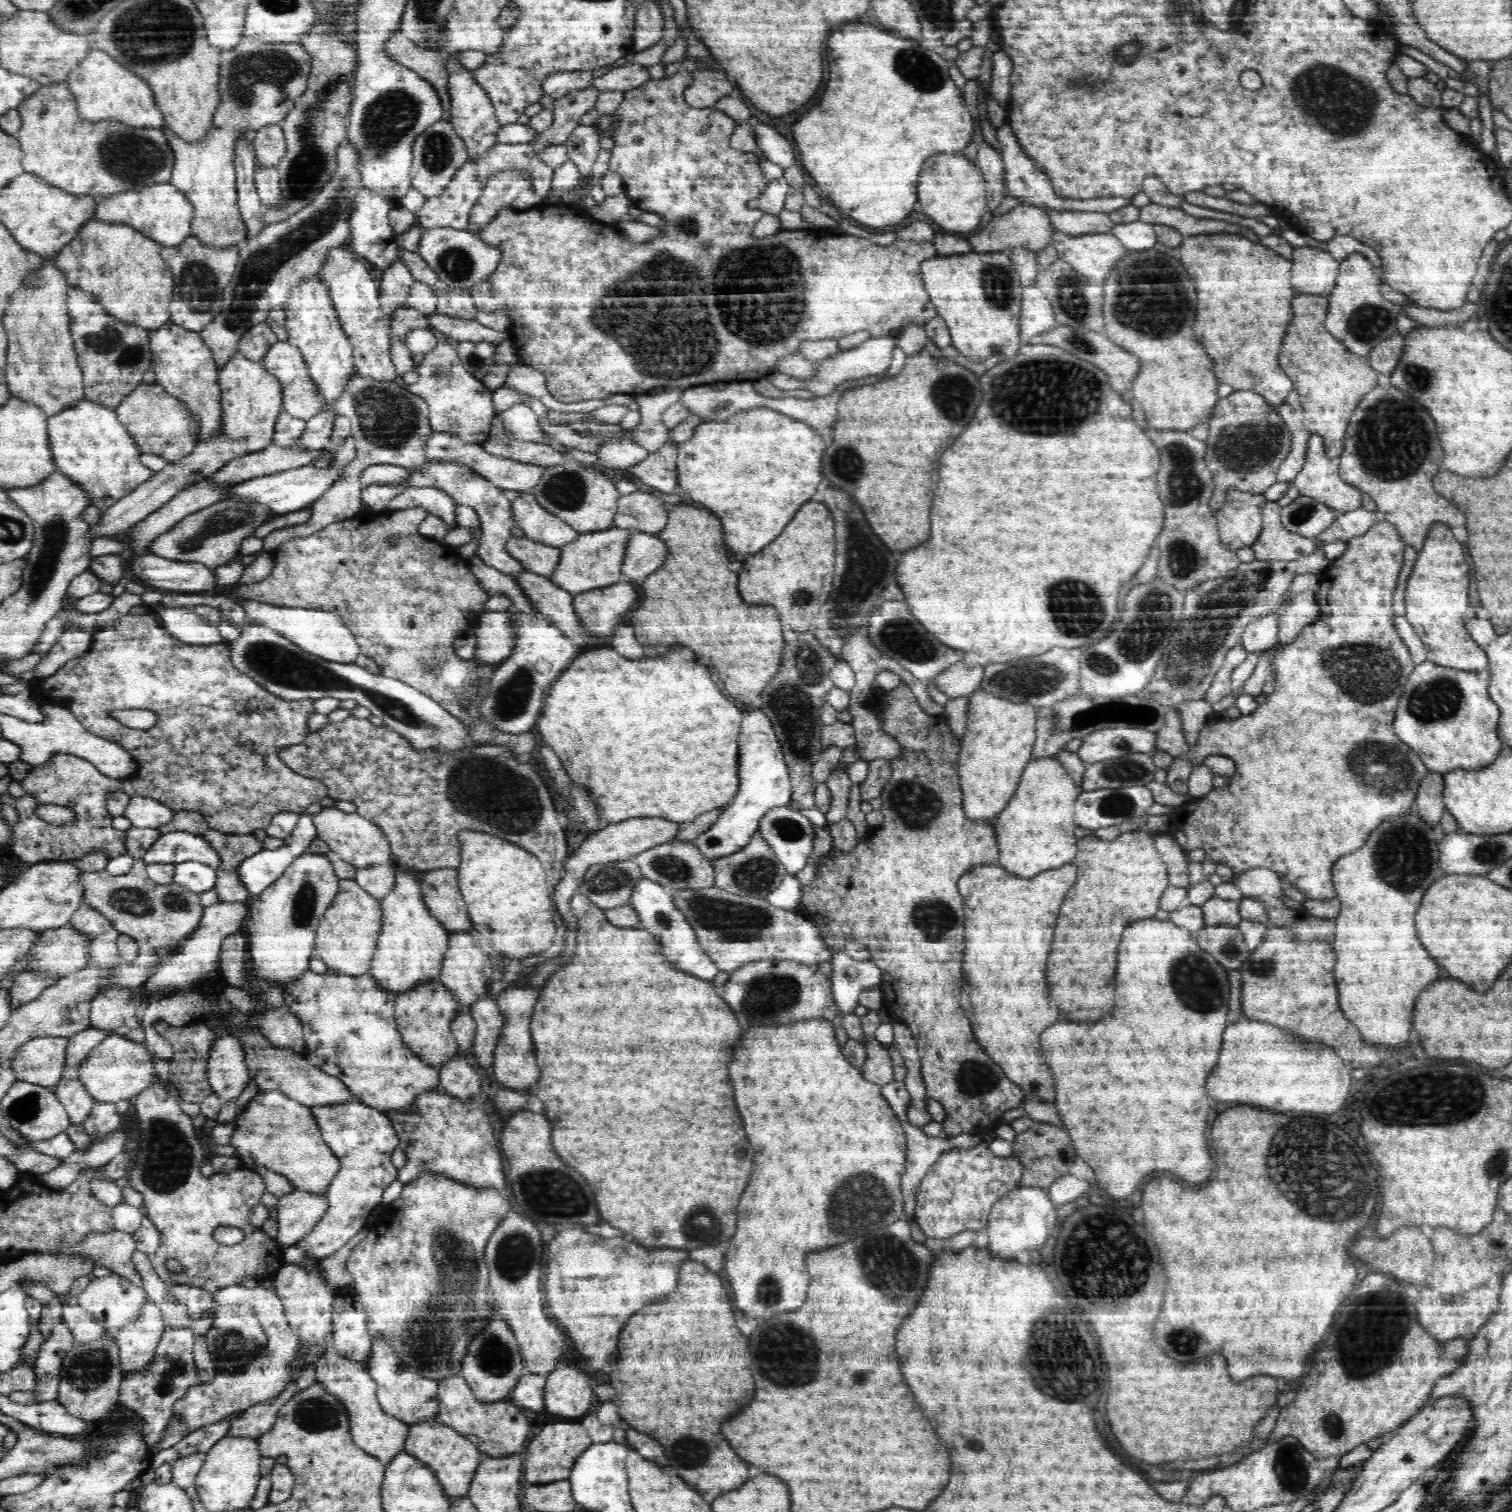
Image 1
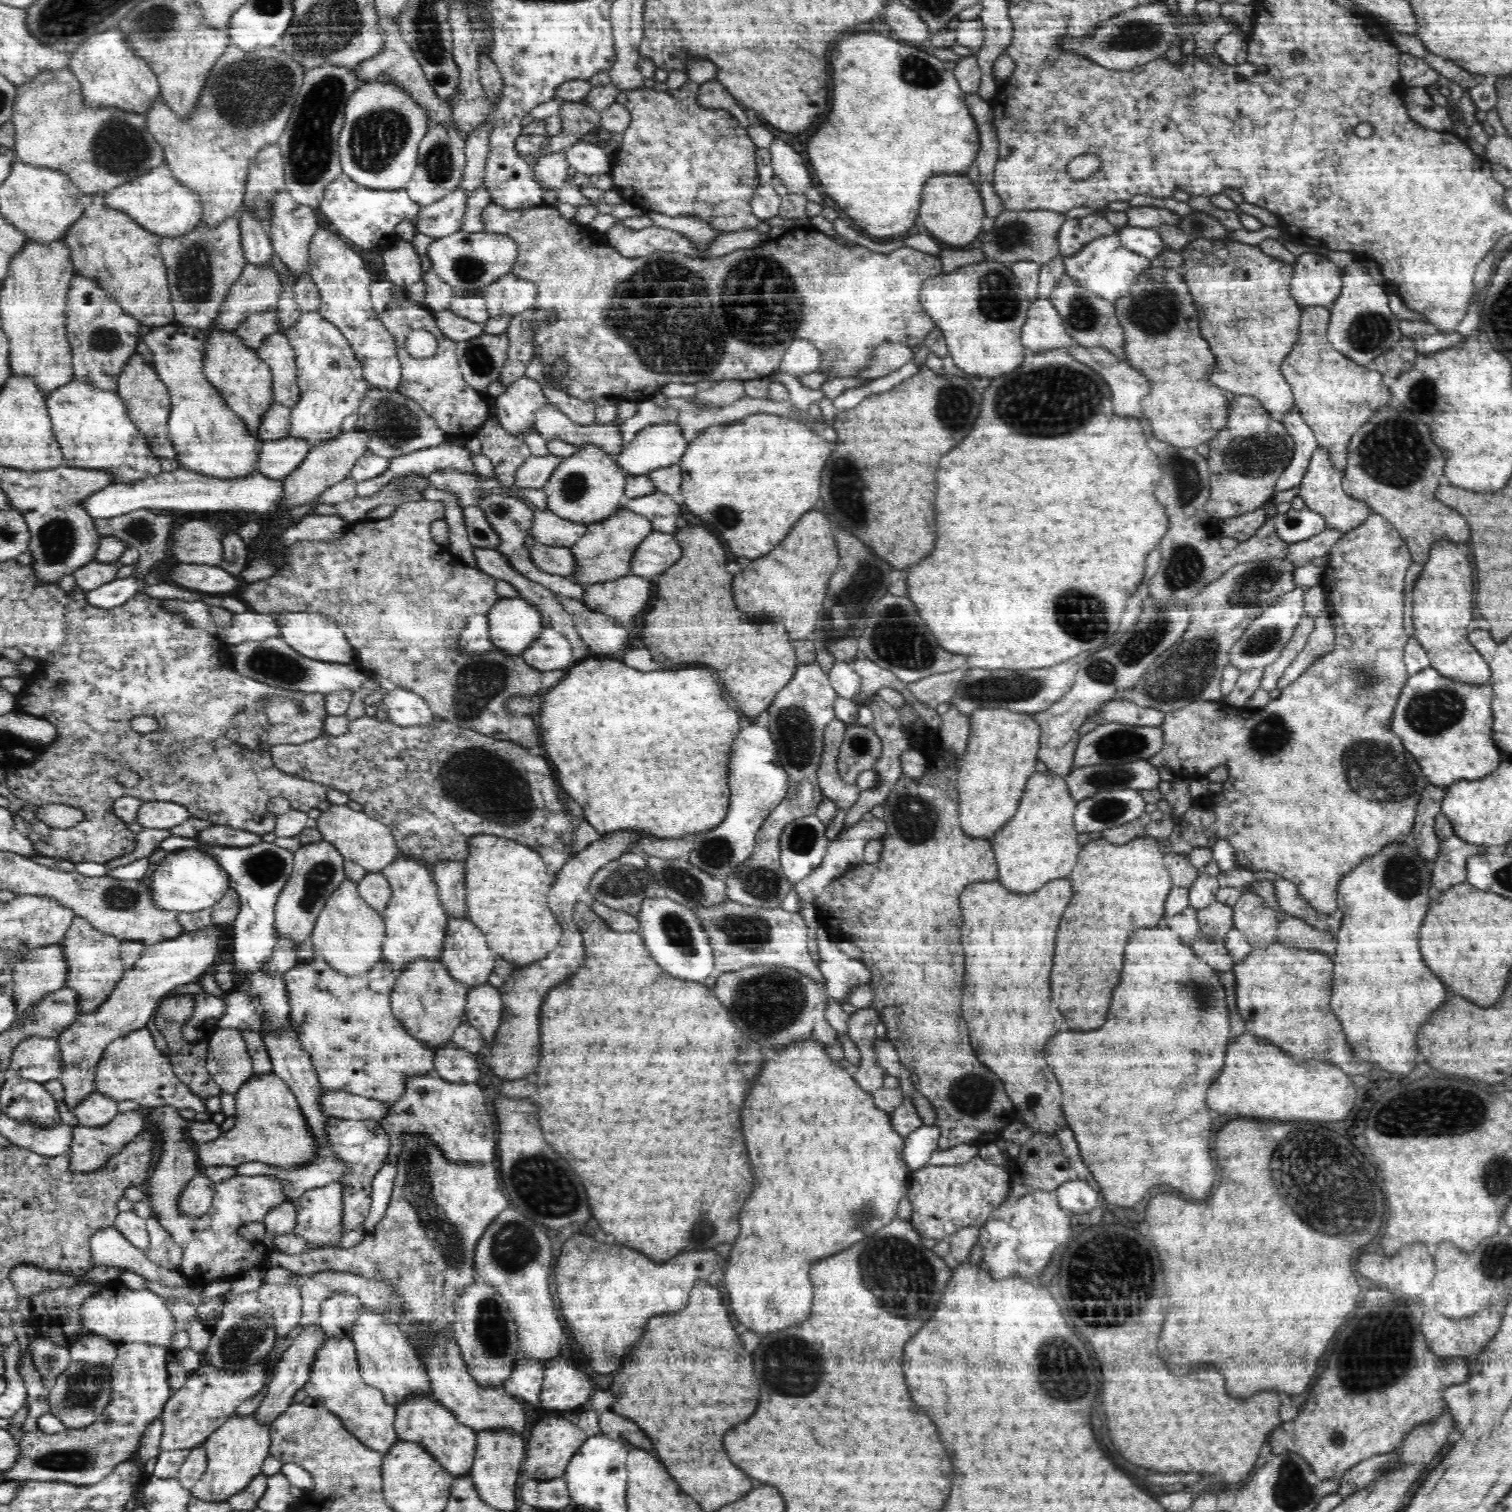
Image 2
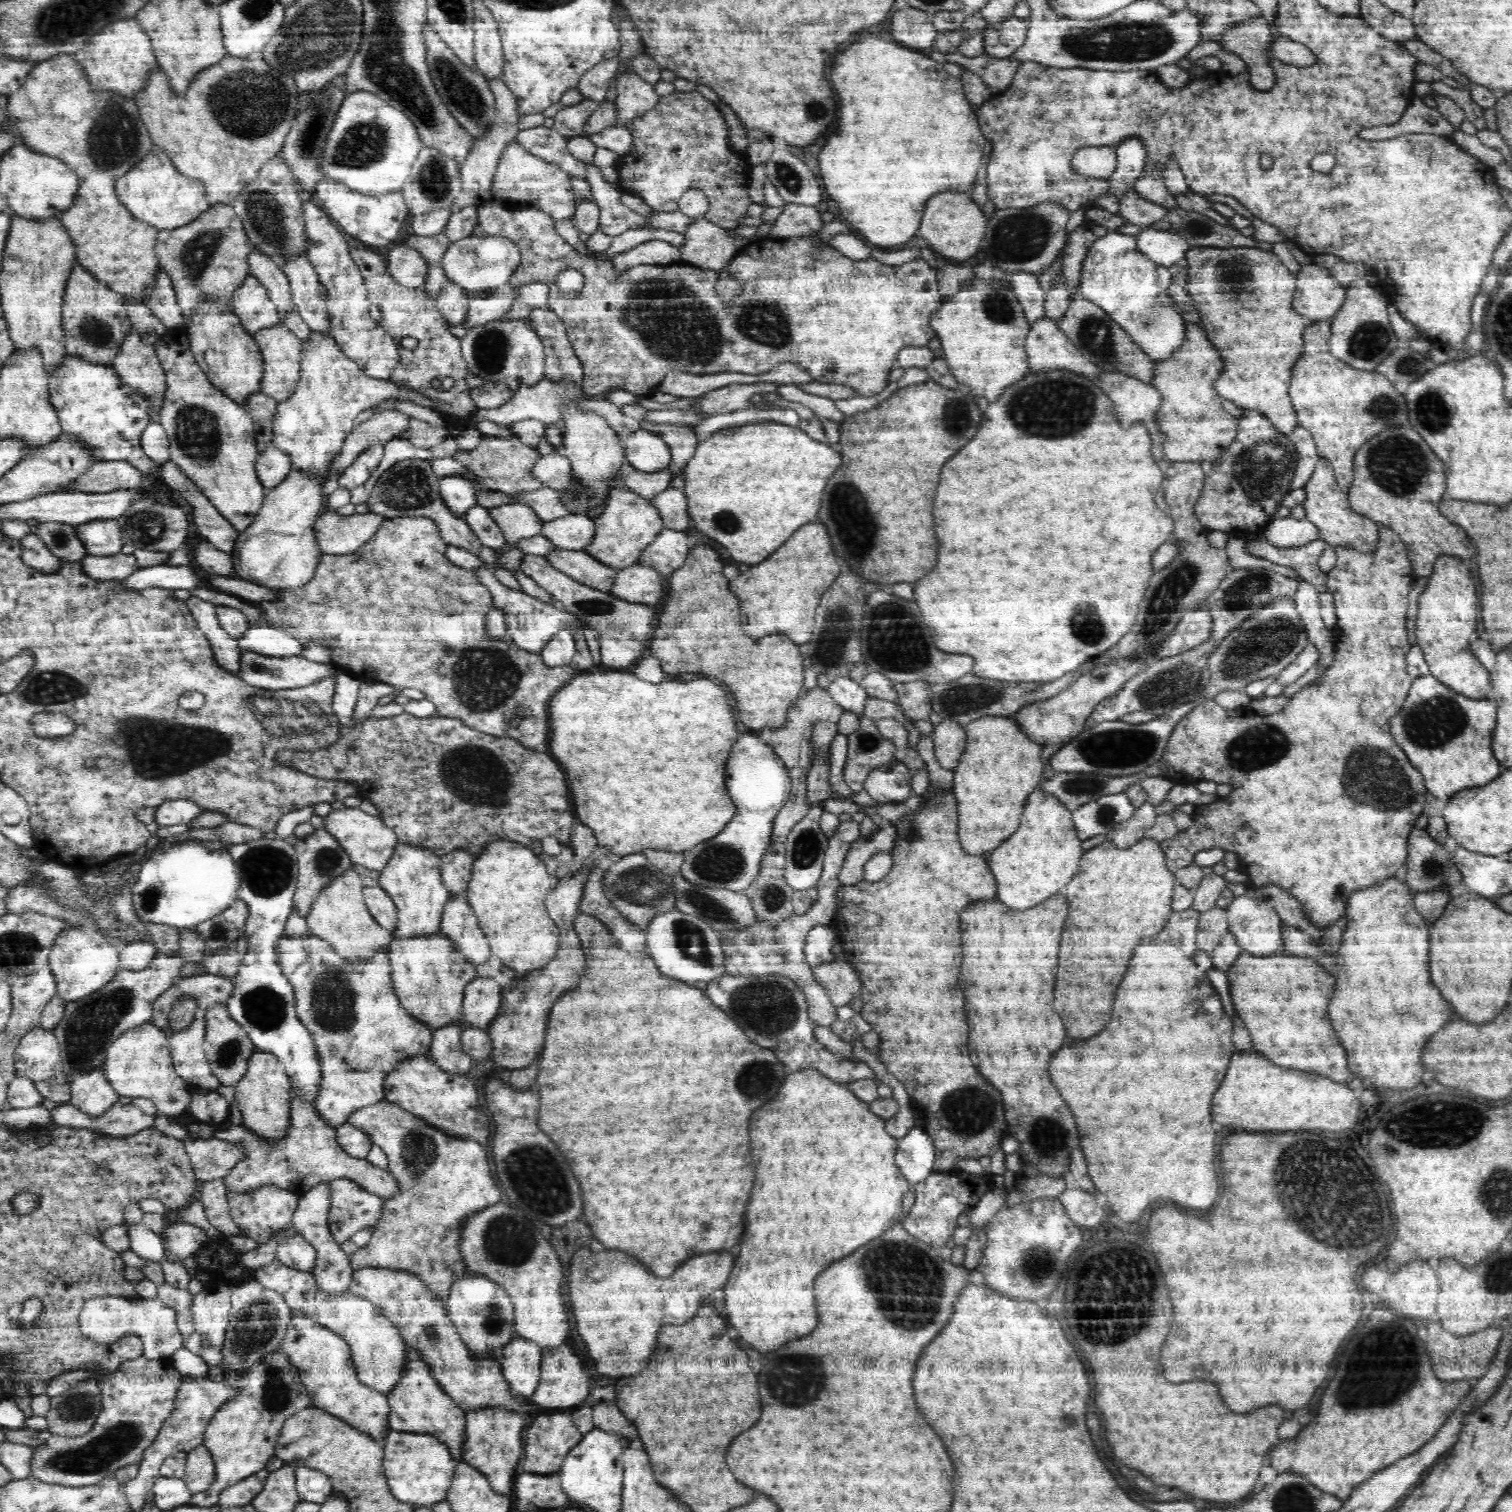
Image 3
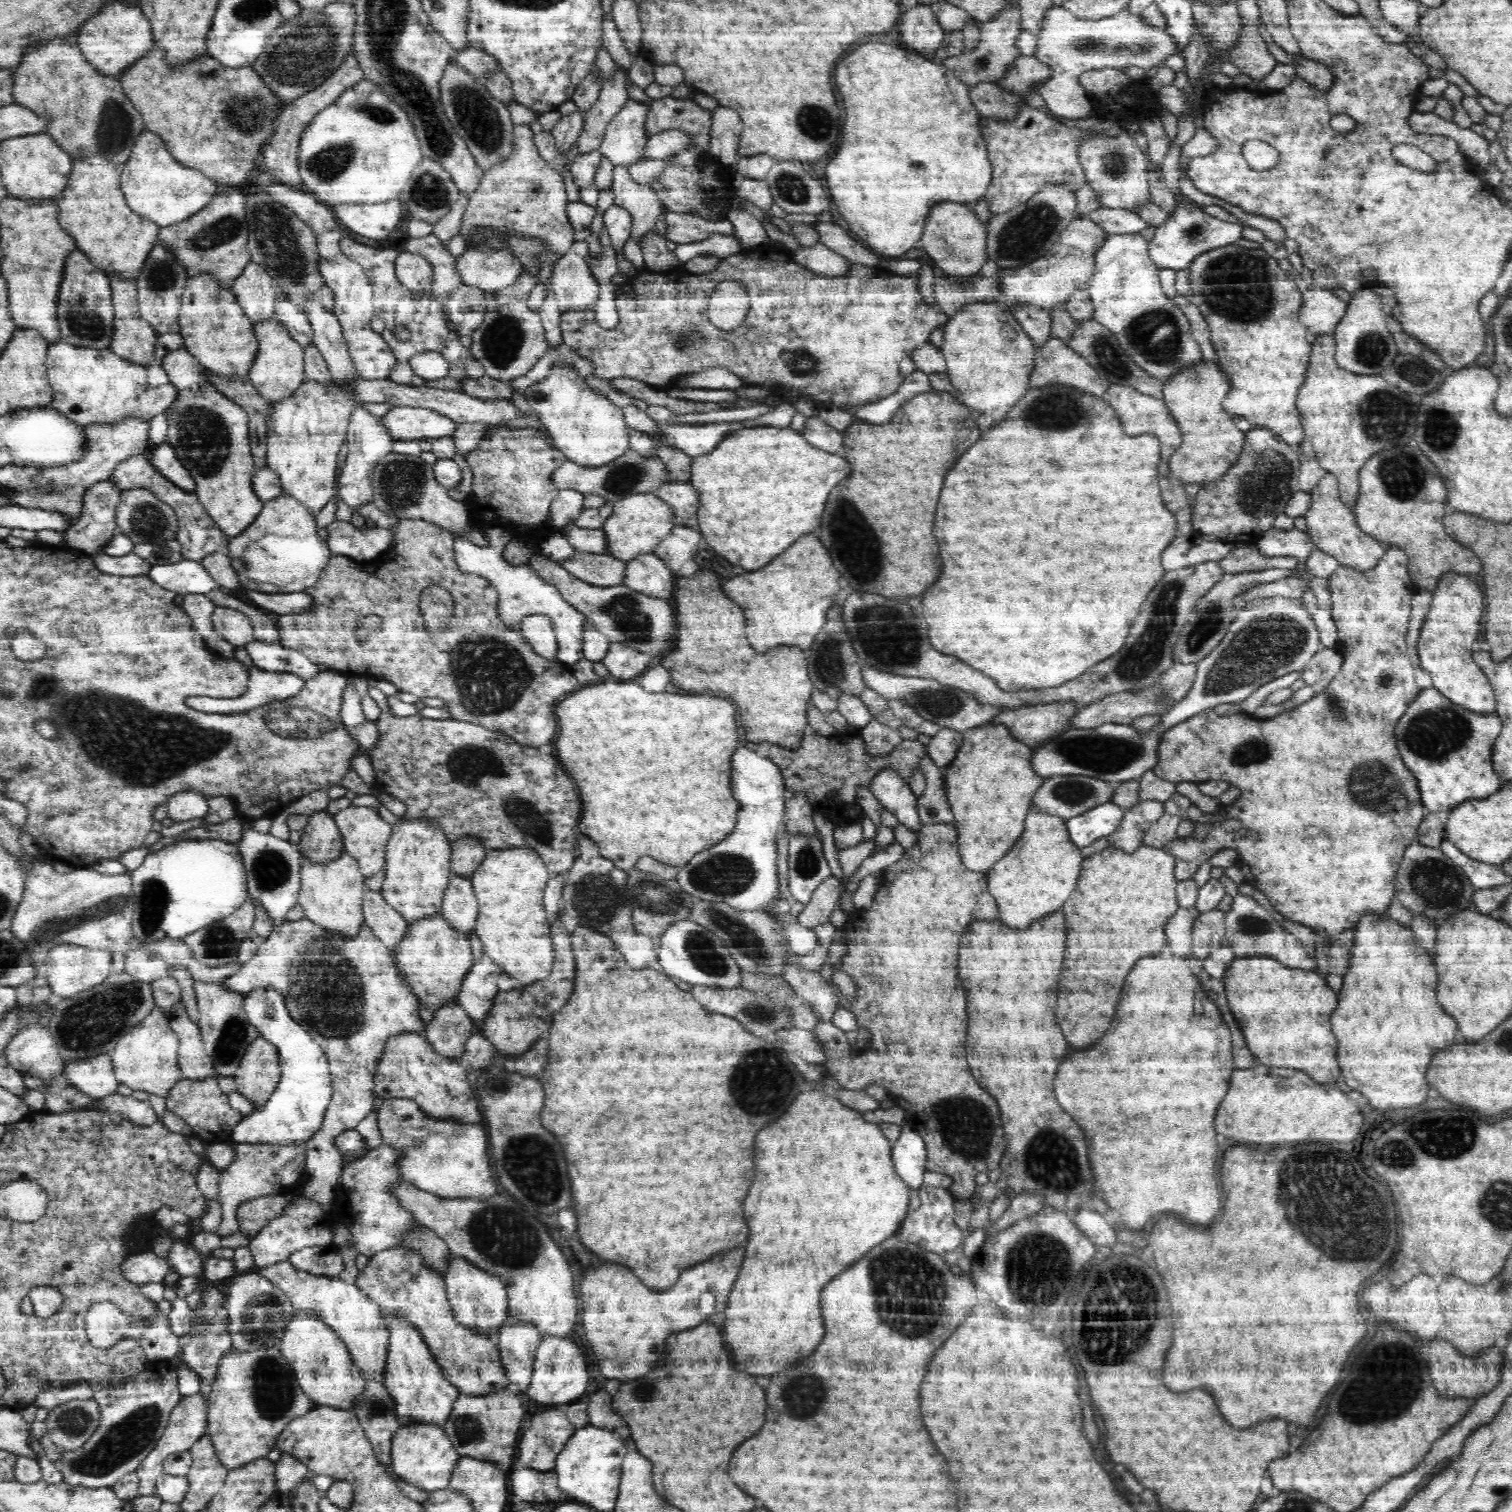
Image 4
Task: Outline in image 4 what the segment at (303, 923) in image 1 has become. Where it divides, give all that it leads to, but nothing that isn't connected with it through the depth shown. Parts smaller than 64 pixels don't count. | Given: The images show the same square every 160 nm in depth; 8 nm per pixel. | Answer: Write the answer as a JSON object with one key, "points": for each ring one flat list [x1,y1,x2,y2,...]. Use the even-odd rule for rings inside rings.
{"points":[[326,809,313,812,302,830,298,850,307,862,328,864,345,853,342,835,334,816]]}

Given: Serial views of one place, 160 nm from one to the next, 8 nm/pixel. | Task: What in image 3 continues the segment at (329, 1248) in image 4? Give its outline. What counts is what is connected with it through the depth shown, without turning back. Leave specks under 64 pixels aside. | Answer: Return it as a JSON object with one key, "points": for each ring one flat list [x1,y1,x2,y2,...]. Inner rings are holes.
{"points":[[300,1234,282,1240,275,1249,276,1258,302,1272,312,1272,316,1264,316,1249]]}

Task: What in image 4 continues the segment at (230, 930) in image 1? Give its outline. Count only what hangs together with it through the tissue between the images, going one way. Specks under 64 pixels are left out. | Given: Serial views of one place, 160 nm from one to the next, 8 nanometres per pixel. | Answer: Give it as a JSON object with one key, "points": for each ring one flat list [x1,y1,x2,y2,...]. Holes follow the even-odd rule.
{"points":[[112,972,102,984,53,1006,53,1018,47,1027,65,1062,74,1058,95,1059,97,1055,110,1054,117,1040,138,1026,156,1005,150,982,133,982,124,972]]}

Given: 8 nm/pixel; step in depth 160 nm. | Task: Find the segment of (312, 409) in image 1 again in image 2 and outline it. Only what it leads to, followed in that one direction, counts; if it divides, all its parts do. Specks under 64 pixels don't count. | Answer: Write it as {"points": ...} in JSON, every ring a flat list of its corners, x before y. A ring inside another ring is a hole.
{"points":[[286,333,270,335,256,351,272,371,273,400,289,409,296,407,300,402,301,389,296,382,296,355]]}

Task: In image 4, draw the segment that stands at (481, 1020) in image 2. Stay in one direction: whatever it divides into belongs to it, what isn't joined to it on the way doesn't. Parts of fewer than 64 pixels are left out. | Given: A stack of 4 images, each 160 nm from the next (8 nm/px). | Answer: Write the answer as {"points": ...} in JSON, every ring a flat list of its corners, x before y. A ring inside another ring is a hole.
{"points":[[484,954,476,959,472,970,466,974,456,1002,472,1020,484,1019,488,1015,499,993,496,982,502,973,502,967]]}

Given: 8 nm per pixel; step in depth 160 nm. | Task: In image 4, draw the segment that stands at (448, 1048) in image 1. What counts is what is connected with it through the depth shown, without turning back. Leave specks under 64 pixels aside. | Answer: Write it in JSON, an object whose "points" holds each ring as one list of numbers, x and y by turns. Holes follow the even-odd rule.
{"points":[[438,913,432,918,422,919,409,924,406,934,394,950,396,966,405,975,403,986,409,988,411,994,418,998,419,1004,437,1012,454,1004,457,992,476,959,472,957,467,935,459,934]]}

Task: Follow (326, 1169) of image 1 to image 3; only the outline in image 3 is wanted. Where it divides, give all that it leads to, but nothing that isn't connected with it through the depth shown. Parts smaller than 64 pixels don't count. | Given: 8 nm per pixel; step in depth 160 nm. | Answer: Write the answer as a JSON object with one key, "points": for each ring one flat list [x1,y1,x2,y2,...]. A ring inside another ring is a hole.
{"points":[[256,1049,250,1059,246,1075,235,1086,235,1100,238,1102,239,1112,242,1114,242,1126,251,1134,265,1140,267,1144,276,1146,282,1142,293,1124,290,1122,292,1110,292,1091,290,1079,278,1058,271,1053],[194,1139,185,1141,185,1151,200,1183,224,1179,234,1165,246,1158,246,1145,240,1141]]}

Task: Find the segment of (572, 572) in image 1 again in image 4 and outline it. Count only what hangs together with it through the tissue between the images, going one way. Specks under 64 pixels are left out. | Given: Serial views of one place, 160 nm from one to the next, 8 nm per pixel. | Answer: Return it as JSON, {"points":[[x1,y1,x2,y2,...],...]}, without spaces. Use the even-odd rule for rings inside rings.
{"points":[[652,492,632,493,618,500,613,504,612,513,601,527,603,536,606,538,607,554,624,563,646,553,652,554,652,550,675,527,671,522,672,513,670,505]]}

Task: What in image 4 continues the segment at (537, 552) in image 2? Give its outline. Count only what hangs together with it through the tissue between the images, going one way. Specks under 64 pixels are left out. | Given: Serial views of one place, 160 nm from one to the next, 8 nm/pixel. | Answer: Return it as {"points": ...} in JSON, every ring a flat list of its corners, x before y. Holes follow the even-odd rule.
{"points":[[577,551,568,560,560,562,570,575,576,576,594,587,618,587,623,585,626,563,610,554,594,554]]}

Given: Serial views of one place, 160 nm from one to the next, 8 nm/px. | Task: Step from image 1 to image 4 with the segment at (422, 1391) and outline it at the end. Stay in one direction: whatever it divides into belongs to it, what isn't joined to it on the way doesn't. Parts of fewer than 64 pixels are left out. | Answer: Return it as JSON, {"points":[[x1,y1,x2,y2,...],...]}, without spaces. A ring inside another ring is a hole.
{"points":[[289,1260,258,1268,258,1274,286,1293,296,1313,308,1311,316,1314,327,1327,332,1328,345,1342,353,1363,362,1371,366,1382,384,1382,389,1350,389,1326,386,1326,386,1319,379,1304,360,1287,346,1283,339,1277,324,1277,300,1271]]}

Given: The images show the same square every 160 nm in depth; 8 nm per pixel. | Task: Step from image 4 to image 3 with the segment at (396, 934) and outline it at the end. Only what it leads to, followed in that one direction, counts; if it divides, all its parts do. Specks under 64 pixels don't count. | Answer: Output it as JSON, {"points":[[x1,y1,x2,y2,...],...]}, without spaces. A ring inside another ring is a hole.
{"points":[[379,886,364,887,362,890,364,902,369,908,370,914,382,925,391,936,394,935,393,926,395,922,395,904,389,893]]}

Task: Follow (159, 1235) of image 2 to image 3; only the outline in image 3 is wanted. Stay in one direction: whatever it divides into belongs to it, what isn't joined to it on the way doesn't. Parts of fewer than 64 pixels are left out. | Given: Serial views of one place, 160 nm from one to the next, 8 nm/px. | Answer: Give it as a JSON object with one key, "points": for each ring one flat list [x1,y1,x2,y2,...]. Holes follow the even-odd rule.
{"points":[[173,1222,167,1224,163,1232,164,1258,170,1262,183,1262,190,1255,193,1255,200,1244,204,1244,204,1235,198,1235,196,1225,188,1223]]}

